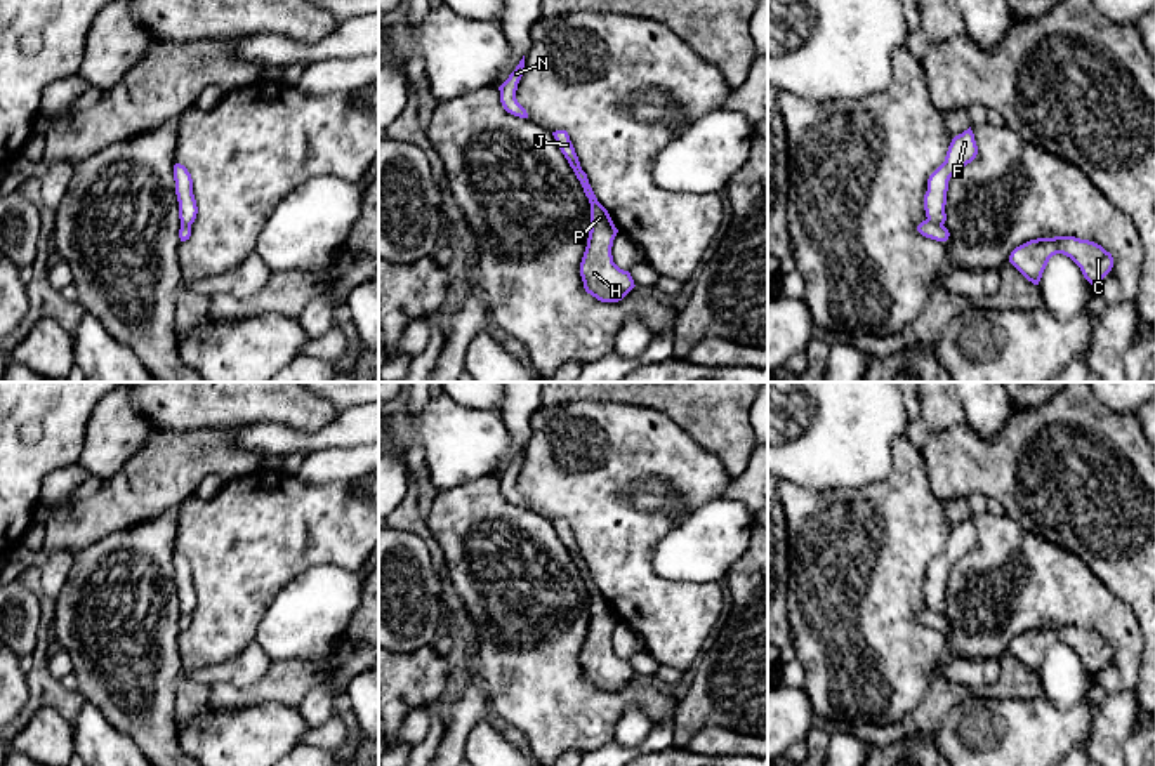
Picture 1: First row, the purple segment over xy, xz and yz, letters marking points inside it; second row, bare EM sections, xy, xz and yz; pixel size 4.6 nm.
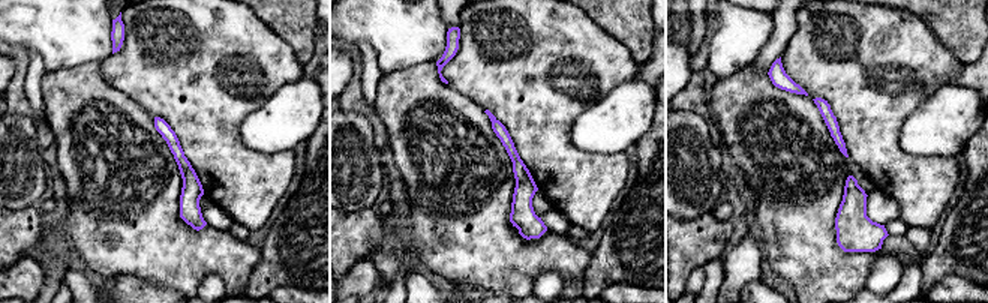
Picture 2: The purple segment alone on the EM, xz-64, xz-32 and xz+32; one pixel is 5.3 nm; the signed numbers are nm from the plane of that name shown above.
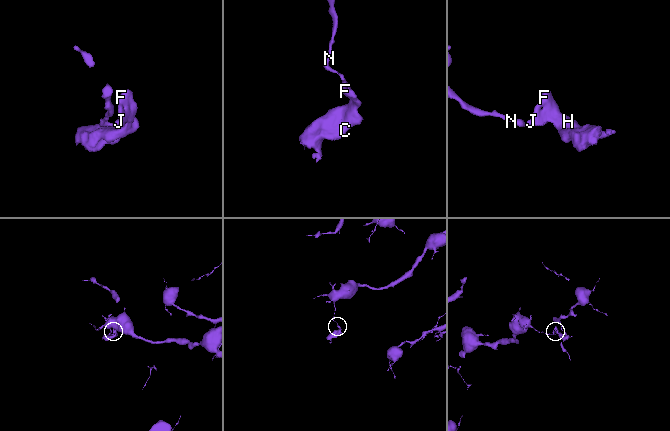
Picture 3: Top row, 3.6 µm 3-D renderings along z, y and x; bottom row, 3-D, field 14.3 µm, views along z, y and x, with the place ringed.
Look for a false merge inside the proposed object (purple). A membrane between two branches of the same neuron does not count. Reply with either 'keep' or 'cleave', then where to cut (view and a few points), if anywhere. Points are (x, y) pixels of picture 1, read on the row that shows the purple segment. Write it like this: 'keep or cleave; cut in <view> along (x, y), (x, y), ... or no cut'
cleave; cut in yz along (926, 219), (942, 224)

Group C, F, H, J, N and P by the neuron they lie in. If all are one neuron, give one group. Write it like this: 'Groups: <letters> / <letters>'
Groups: C F H P / J N

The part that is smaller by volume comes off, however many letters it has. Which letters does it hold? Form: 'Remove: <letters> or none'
Remove: C, F, H, P

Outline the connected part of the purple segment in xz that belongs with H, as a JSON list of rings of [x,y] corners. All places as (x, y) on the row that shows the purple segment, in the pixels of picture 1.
[[[582,167],[573,172],[591,203],[591,231],[580,262],[584,288],[601,302],[618,302],[636,287],[630,273],[613,262],[611,247],[618,229],[597,201]]]

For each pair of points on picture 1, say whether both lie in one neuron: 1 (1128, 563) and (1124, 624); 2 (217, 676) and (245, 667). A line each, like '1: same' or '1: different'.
1: different
2: same

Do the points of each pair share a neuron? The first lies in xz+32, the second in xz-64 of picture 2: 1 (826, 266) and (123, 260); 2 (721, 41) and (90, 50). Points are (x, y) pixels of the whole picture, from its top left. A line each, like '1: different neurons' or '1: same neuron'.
1: same neuron
2: same neuron

